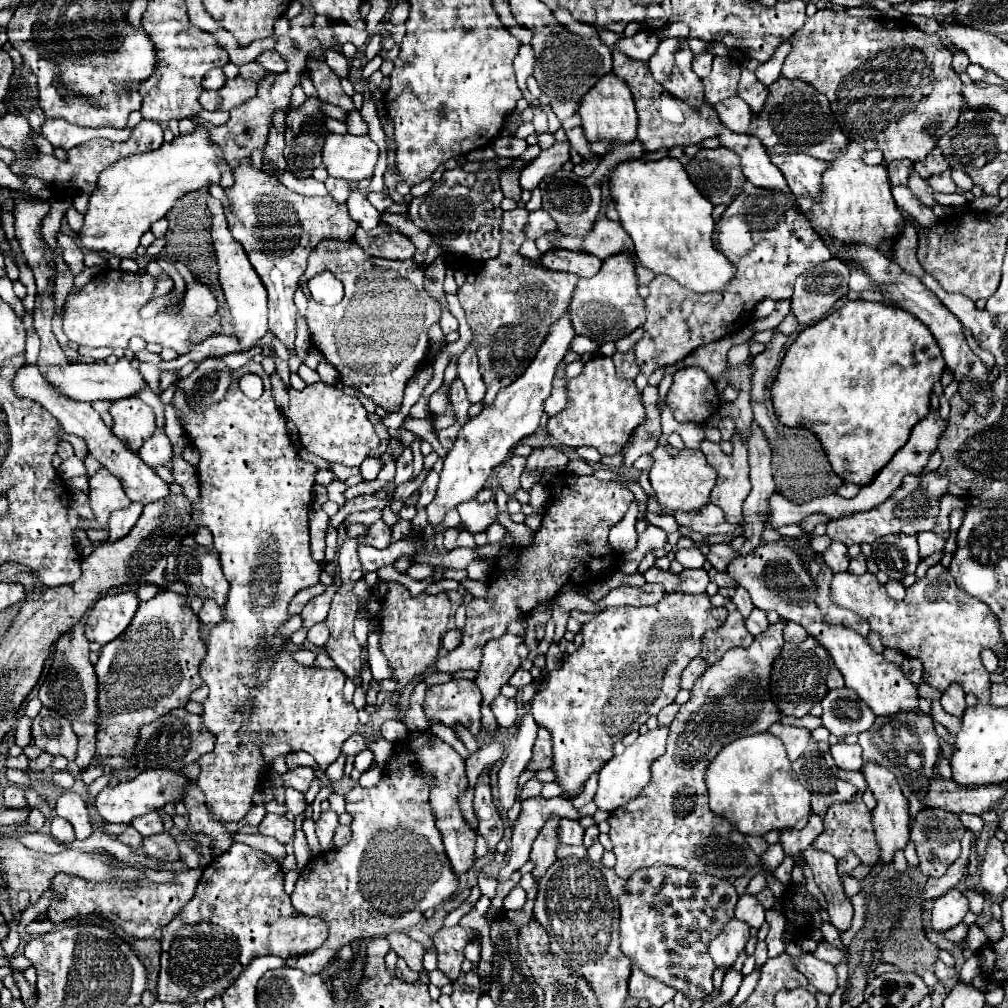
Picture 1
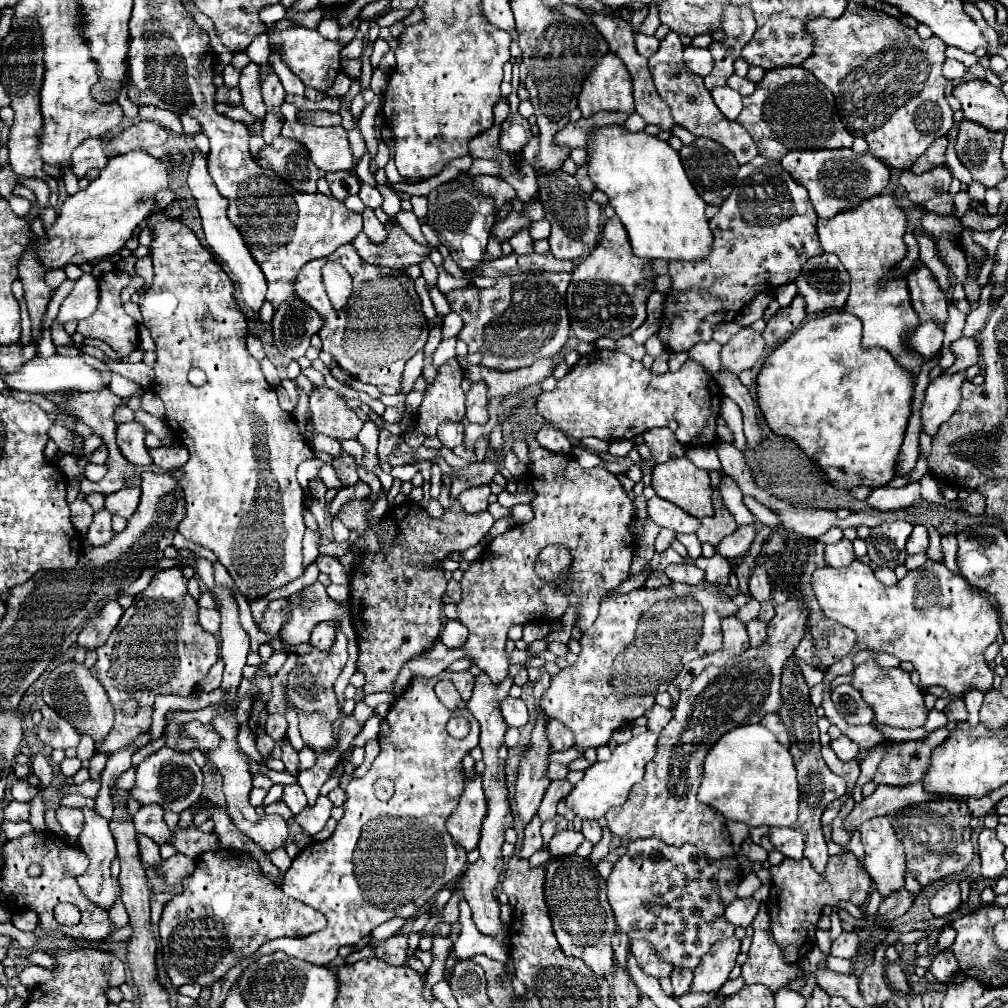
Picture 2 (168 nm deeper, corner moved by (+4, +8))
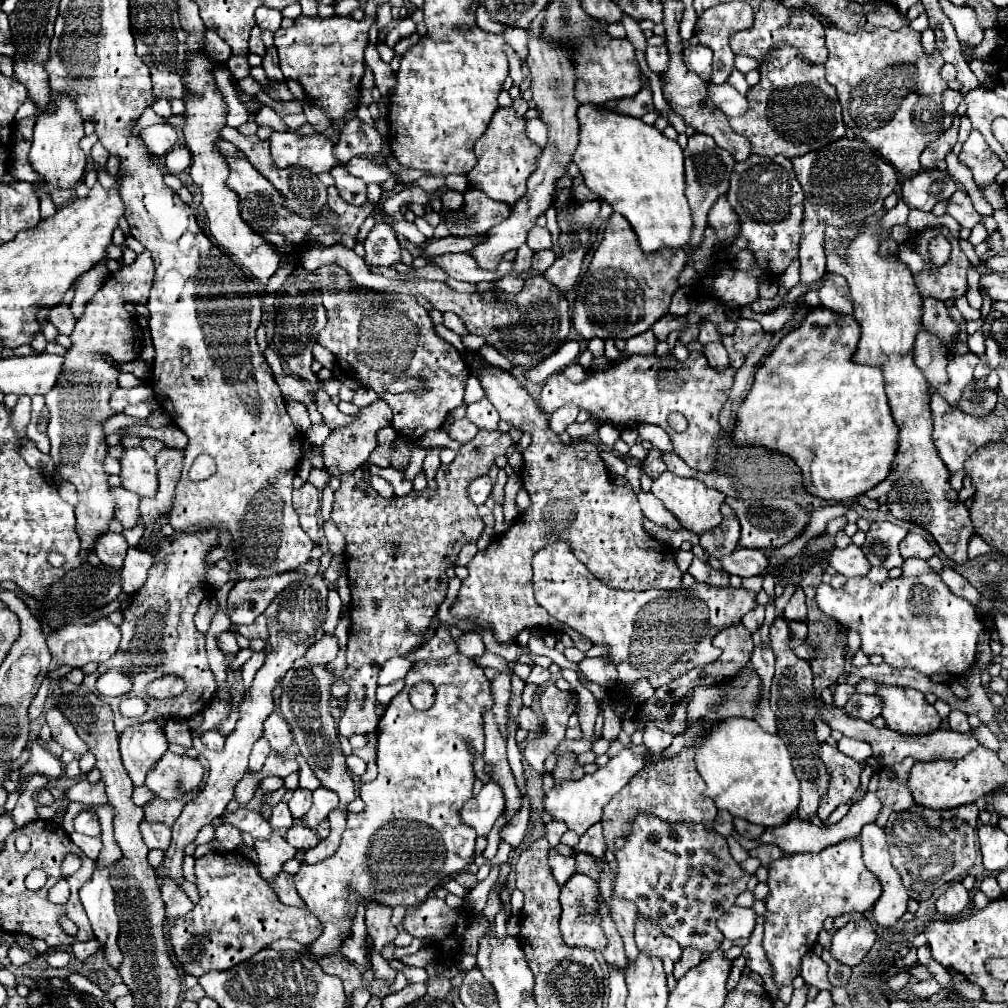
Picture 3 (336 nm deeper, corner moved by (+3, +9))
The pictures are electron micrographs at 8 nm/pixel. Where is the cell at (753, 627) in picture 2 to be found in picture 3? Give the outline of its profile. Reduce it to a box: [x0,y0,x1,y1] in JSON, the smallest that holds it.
[751,647,775,693]

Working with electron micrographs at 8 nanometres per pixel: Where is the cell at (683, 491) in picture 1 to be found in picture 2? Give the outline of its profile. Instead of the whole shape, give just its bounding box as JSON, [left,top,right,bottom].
[652,456,714,518]

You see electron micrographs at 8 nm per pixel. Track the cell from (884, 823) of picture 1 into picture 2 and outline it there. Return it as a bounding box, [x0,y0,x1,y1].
[860,816,906,896]

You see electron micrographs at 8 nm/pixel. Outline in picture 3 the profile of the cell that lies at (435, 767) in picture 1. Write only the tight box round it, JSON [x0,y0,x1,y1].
[461,781,503,835]

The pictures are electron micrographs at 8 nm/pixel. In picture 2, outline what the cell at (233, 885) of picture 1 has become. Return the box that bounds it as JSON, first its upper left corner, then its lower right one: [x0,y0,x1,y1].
[160,848,326,988]

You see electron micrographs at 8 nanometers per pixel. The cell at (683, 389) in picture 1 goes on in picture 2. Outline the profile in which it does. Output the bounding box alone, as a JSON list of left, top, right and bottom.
[536,350,720,446]

